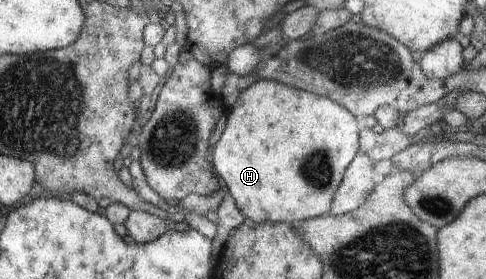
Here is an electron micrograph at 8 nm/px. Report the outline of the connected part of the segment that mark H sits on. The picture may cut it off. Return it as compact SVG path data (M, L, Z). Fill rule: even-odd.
M260 79L245 88L238 102L227 111L225 129L214 147L214 168L248 219L257 223L303 222L324 215L333 194L358 150L356 118L333 100L282 81Z

